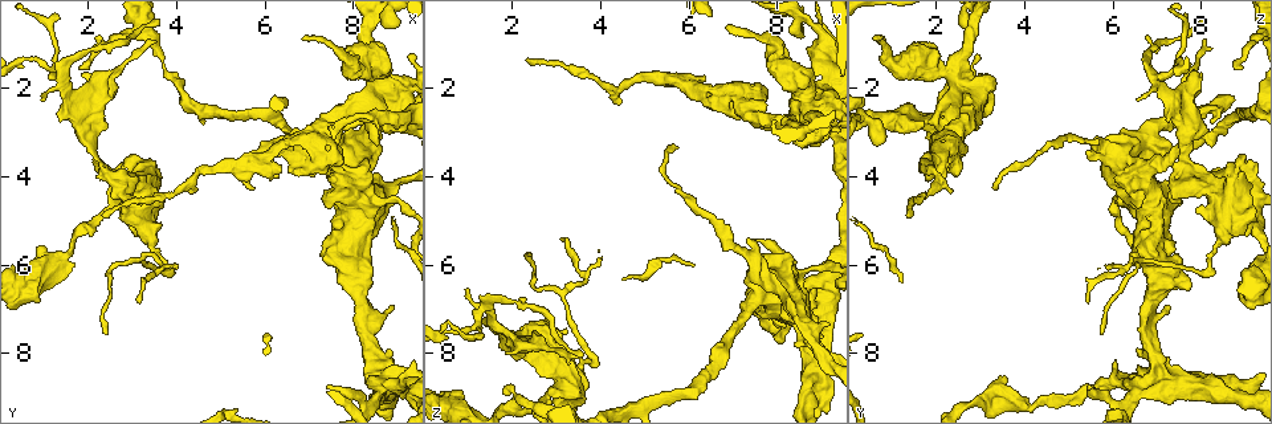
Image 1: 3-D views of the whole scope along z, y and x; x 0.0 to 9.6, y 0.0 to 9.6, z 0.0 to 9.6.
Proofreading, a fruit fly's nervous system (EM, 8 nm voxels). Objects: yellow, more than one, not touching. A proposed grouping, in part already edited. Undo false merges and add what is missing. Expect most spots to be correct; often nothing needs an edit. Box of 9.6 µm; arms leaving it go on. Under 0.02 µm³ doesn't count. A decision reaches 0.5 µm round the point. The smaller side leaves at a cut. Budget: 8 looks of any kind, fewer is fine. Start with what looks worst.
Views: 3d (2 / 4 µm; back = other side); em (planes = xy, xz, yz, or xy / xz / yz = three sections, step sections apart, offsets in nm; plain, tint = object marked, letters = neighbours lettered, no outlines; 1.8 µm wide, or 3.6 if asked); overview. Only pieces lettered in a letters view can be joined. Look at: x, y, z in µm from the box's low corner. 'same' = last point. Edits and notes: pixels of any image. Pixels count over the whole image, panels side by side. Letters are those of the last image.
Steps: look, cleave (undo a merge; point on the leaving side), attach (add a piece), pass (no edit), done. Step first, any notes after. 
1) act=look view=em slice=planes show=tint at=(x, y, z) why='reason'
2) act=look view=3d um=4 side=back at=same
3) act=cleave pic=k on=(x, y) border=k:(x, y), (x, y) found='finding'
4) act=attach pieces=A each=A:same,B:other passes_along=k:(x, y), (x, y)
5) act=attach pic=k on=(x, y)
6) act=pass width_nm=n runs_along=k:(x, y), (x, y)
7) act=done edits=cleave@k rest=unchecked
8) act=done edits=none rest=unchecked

act=look view=em um=3.6 slice=planes show=letters at=(7.45, 3.60, 6.05) why='thick turns thin'

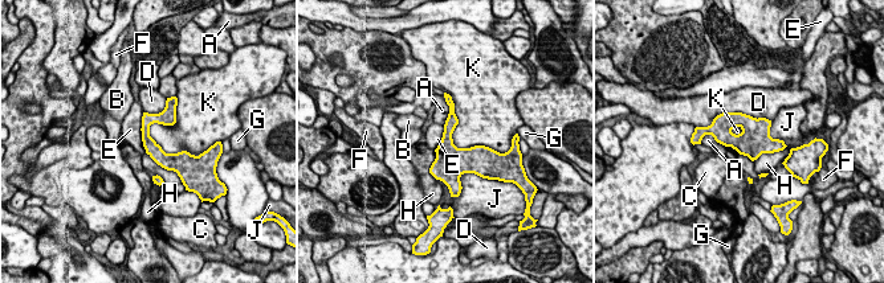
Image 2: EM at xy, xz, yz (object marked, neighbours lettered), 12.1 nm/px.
act=pass width_nm=180 each=A:other,B:other,C:other,D:other,E:other,F:other,G:other,H:other,J:other,K:other found='continuous, no second neuron'

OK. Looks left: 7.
act=look view=em um=3.6 slice=planes show=letters at=(8.70, 1.80, 2.45) why='a narrow waist'

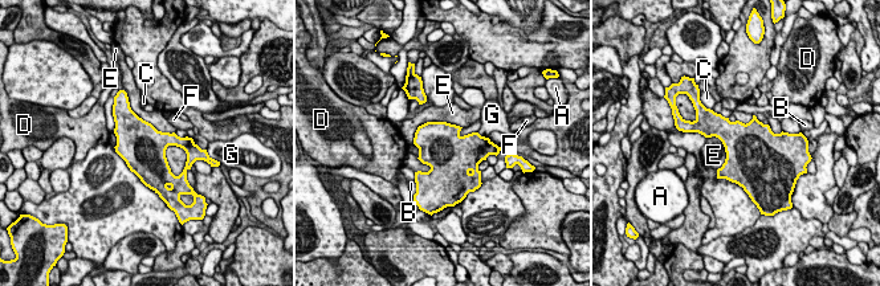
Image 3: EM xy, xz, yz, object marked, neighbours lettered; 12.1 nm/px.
act=pass longest_contact=E:650nm each=A:other,B:other,C:other,D:other,E:other,F:other,G:other border=3:(463, 127), (424, 122), (412, 143) found='all the same neuron'

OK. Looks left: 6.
act=look view=em um=3.6 slice=planes show=letters at=(1.40, 1.85, 7.00) why='three-way junction'

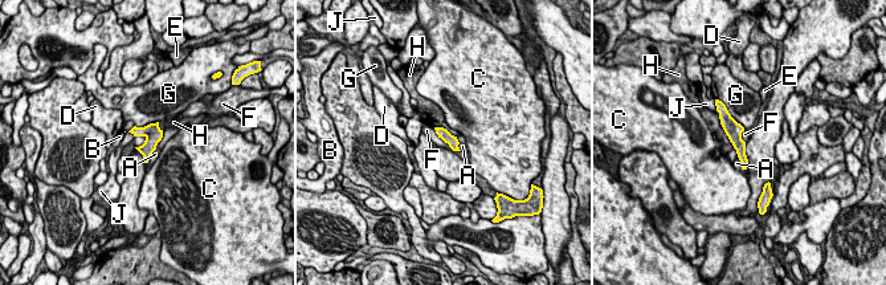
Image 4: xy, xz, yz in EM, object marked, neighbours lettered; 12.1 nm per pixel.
act=pass each=A:other,B:other,C:other,D:other,E:other,F:other,G:other,H:other,J:other border=4:(145, 135), (145, 141), (135, 147) found='all the same neuron'

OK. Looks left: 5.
act=done edits=none rest=unchecked

